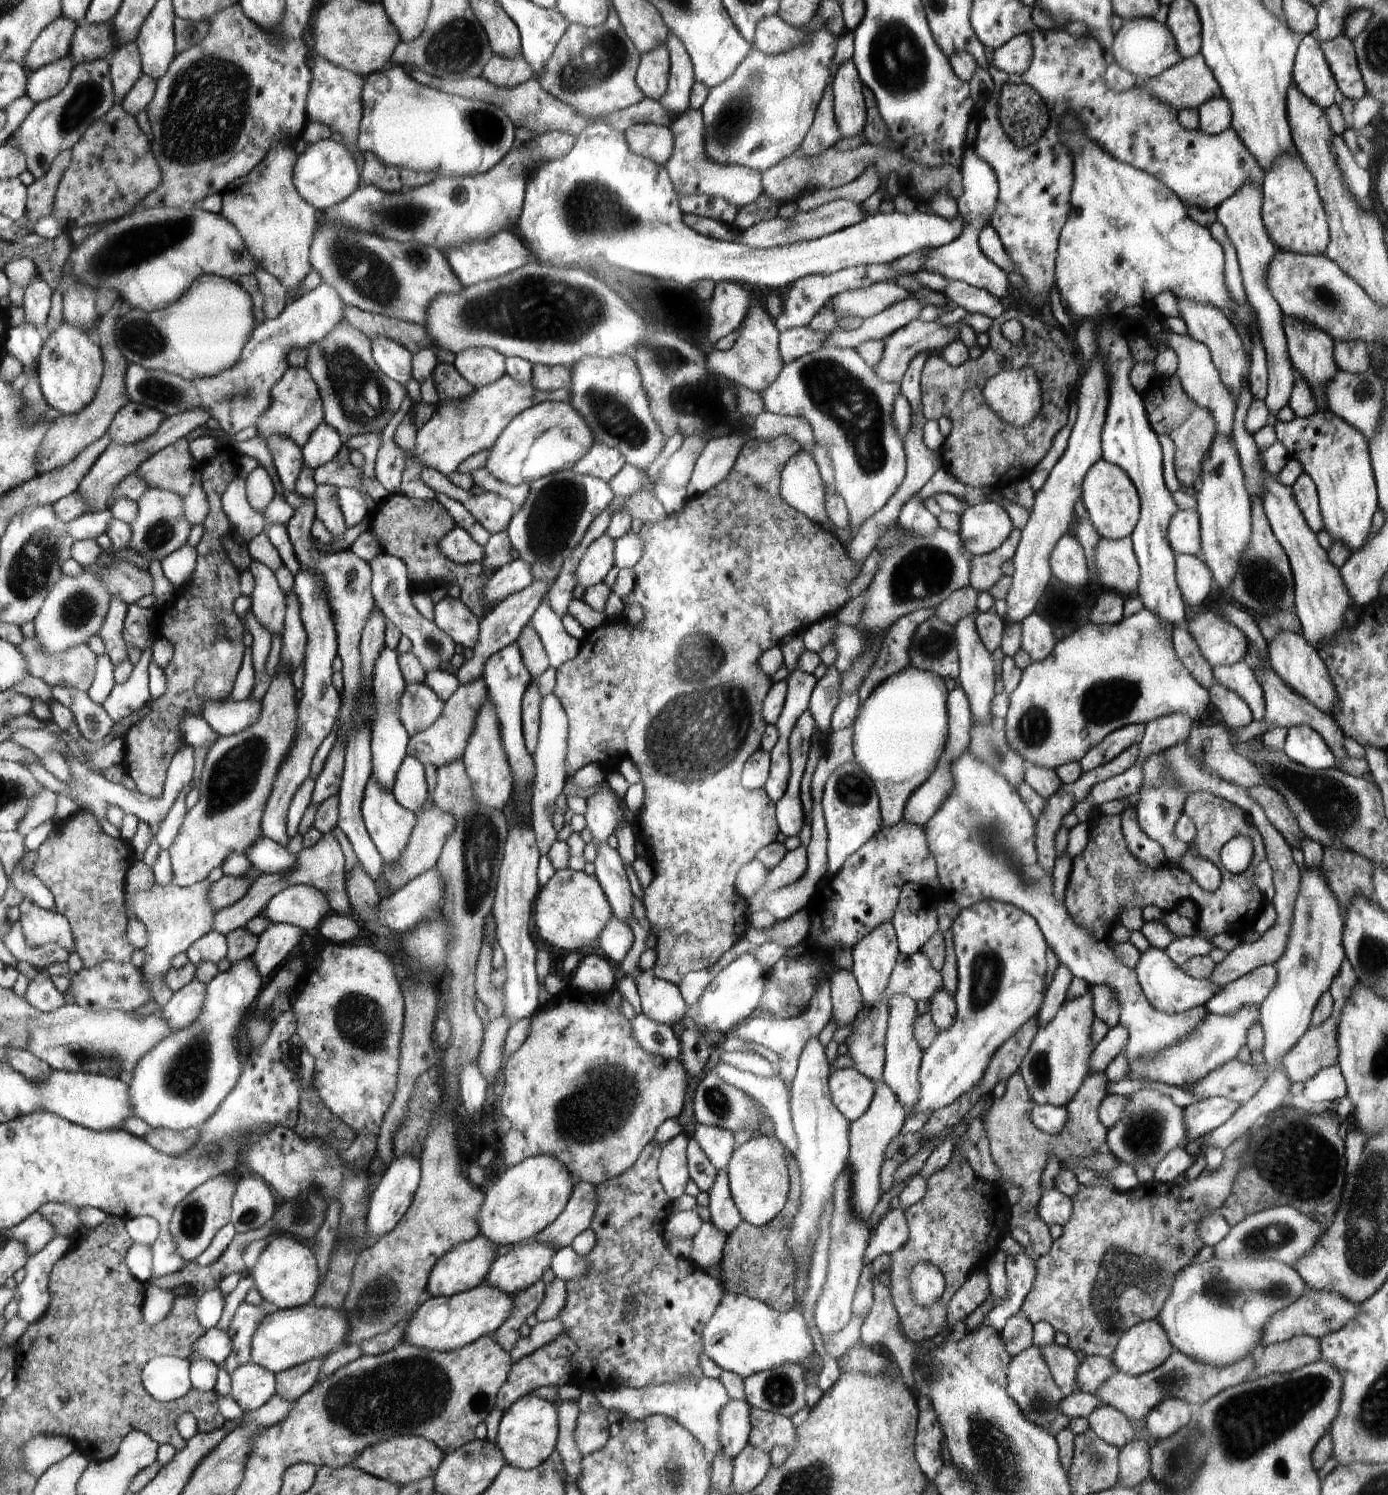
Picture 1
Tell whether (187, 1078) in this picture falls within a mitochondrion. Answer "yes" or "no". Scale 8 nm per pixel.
yes

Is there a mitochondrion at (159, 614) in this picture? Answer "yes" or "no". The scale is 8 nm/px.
no

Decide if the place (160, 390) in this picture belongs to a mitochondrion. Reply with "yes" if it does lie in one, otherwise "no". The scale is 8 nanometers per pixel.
yes

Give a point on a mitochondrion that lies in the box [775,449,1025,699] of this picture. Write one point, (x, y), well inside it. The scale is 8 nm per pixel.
(925, 570)

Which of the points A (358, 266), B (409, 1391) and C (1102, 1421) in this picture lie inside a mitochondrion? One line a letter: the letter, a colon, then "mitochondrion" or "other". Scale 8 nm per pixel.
A: mitochondrion
B: mitochondrion
C: other

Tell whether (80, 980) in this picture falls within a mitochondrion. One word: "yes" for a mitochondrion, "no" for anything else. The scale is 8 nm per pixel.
no

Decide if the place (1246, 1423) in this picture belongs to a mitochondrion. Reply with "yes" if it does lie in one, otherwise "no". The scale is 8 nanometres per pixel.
yes

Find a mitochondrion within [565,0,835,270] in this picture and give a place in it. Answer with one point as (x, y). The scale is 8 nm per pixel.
(734, 117)

